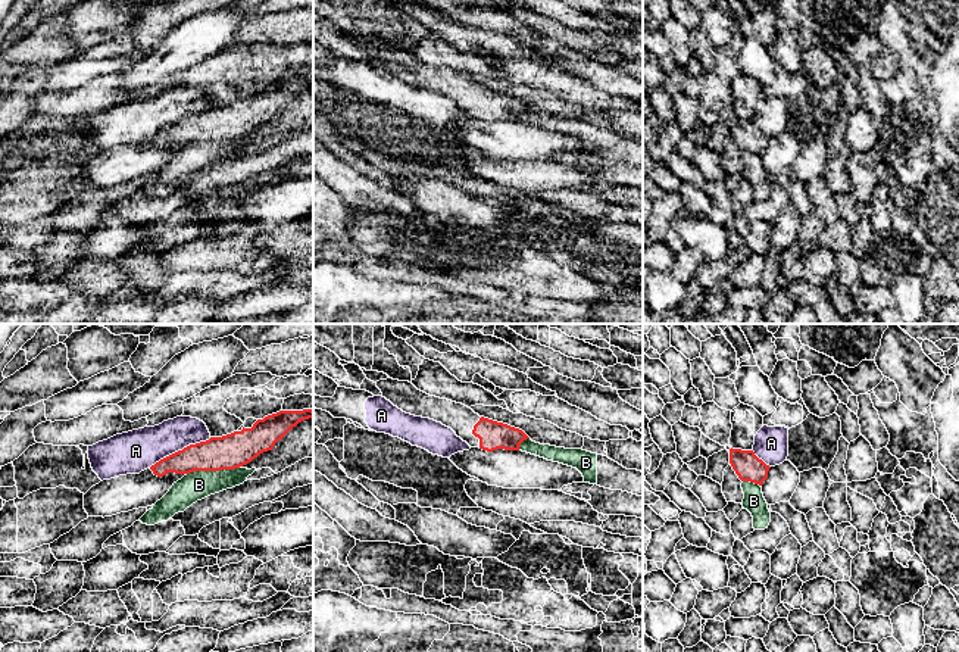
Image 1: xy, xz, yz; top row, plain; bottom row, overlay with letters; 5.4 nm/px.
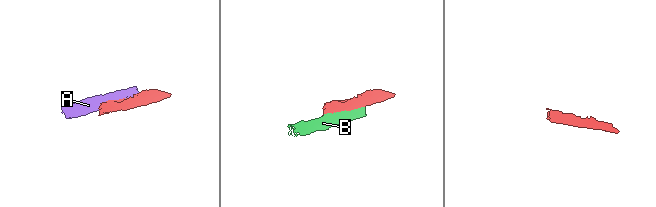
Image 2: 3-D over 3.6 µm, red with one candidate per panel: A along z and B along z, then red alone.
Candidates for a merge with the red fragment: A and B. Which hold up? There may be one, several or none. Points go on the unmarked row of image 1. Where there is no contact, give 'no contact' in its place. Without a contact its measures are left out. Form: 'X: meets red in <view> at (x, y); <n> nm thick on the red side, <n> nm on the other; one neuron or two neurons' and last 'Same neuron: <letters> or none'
A: meets red in xy at (180, 121); 180 nm thick on the red side, 220 nm on the other; two neurons
B: meets red in xy at (212, 140); 190 nm thick on the red side, 160 nm on the other; two neurons
Same neuron: none

